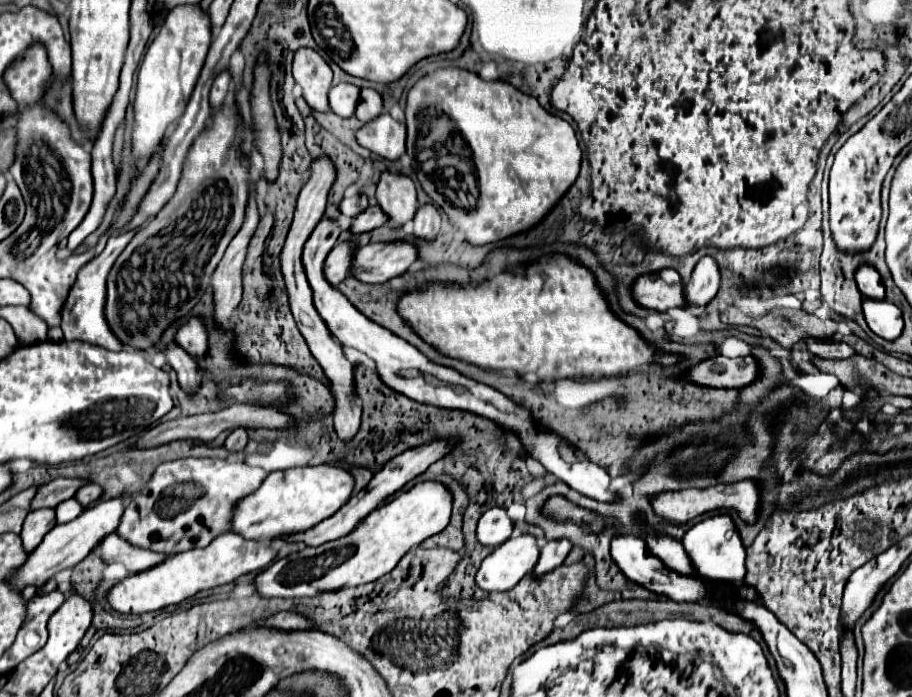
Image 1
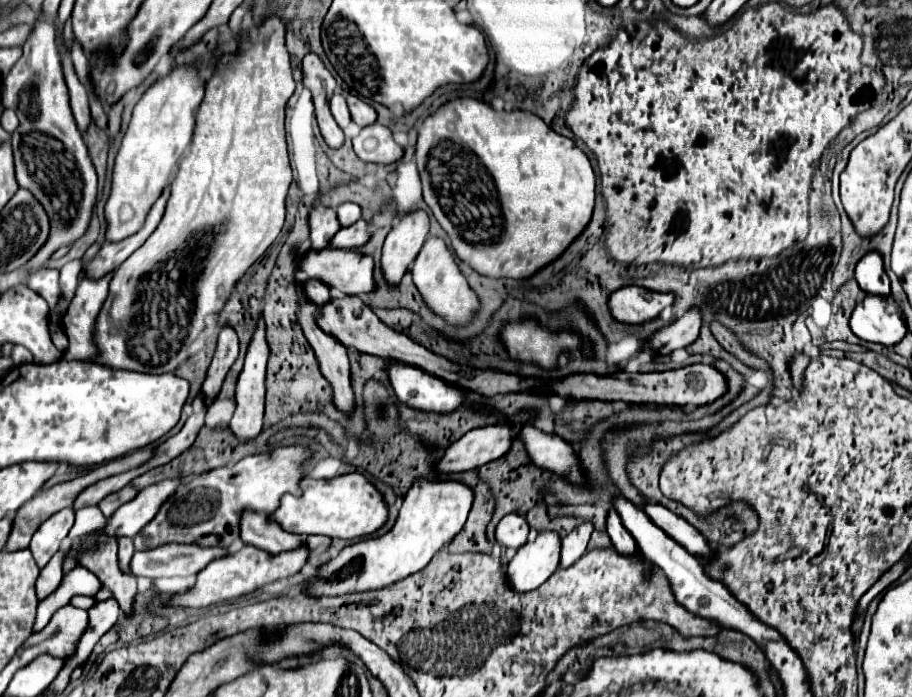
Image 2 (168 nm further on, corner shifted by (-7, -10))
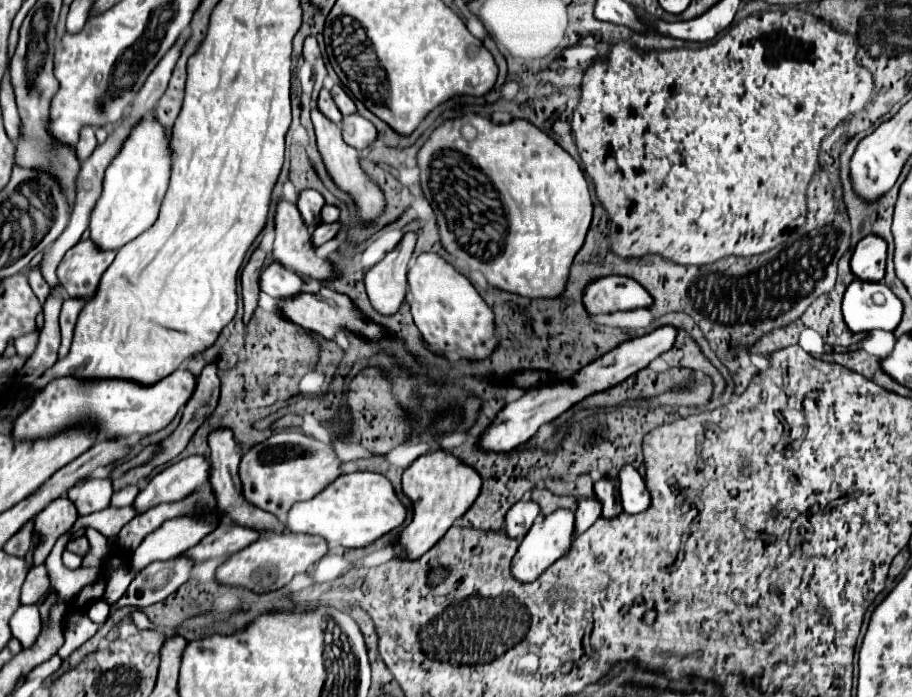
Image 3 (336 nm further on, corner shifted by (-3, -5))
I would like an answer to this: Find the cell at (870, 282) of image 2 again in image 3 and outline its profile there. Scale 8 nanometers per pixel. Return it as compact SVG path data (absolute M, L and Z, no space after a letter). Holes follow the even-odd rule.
M868 234L866 238L862 238L852 254L852 272L860 278L860 280L870 280L870 282L880 282L884 278L884 270L886 270L886 242L876 236L876 234Z

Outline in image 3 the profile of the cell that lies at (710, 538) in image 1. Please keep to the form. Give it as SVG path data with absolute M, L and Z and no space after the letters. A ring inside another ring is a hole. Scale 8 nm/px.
M630 464L622 466L620 474L620 494L622 494L622 508L628 514L638 514L650 506L650 494L644 486L642 476Z

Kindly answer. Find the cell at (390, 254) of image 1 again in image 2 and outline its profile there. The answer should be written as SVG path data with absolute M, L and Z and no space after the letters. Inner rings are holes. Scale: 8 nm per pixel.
M310 249L304 257L298 259L298 267L310 277L310 279L320 279L326 285L330 285L332 289L338 289L346 295L368 295L376 291L376 283L374 283L374 259L370 255L362 255L358 251L348 251L348 249L322 249L322 251L314 251Z

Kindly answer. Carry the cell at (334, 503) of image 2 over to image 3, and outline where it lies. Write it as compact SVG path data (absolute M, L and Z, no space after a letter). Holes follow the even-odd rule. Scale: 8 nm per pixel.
M374 472L342 474L324 492L308 502L298 502L288 512L292 532L322 536L328 542L338 542L344 548L364 548L394 528L402 526L408 508L398 500L390 480Z

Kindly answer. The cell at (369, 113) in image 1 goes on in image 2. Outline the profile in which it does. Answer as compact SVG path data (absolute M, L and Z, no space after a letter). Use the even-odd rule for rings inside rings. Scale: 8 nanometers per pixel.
M348 95L348 109L350 109L350 115L352 115L352 121L358 125L358 127L368 127L368 125L374 125L376 119L378 119L378 113L372 105L364 103L362 99L354 97L354 95Z

